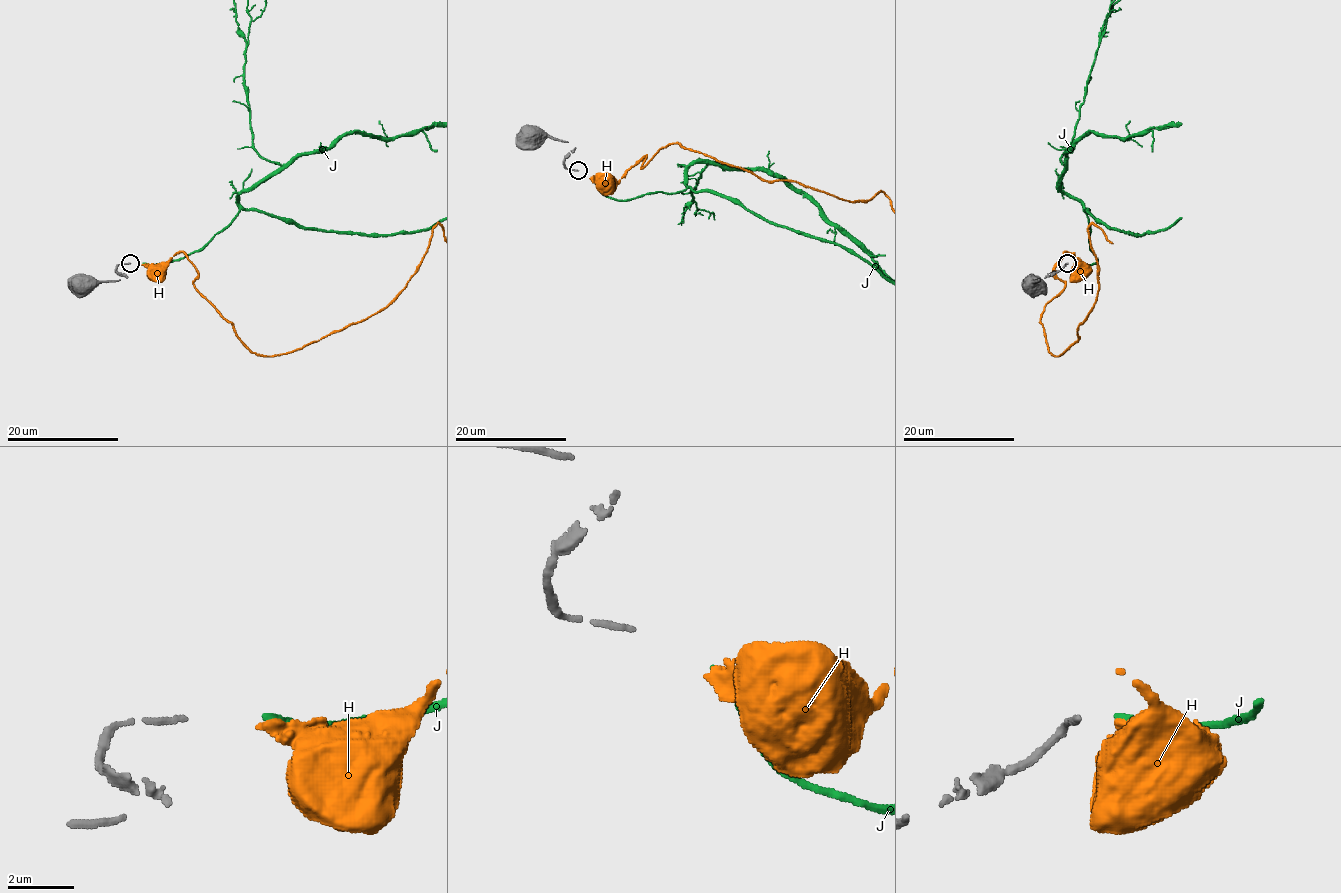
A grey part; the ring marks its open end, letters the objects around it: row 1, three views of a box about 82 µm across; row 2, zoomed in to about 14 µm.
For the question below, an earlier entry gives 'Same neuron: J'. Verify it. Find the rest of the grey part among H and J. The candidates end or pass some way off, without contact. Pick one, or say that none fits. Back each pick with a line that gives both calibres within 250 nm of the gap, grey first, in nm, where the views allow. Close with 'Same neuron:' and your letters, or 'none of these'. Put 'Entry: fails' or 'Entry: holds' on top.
Entry: holds
J: calibres 180 and 240 nm
Same neuron: J

